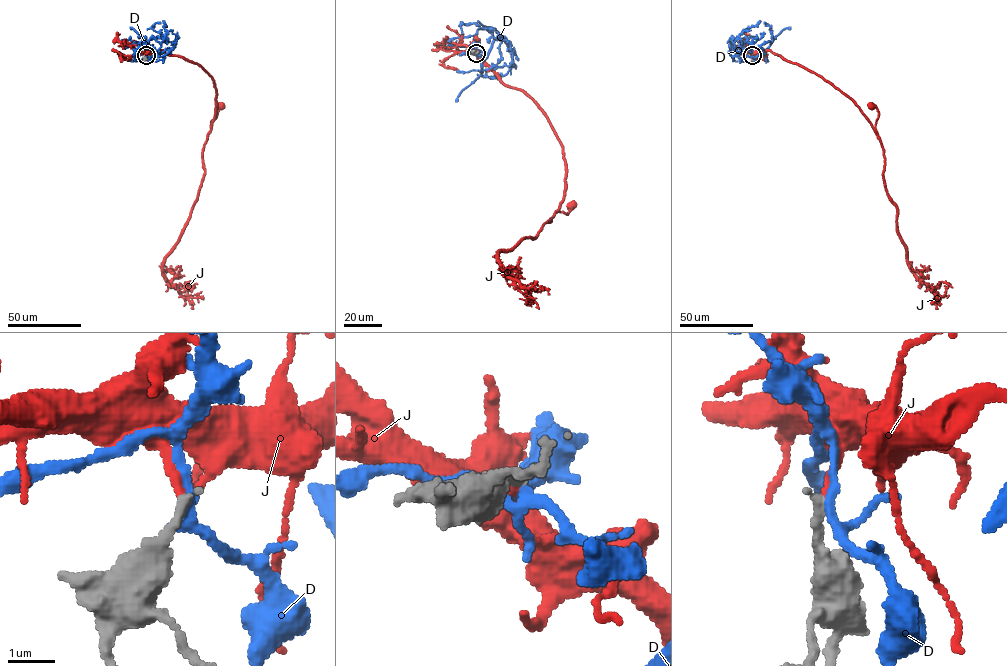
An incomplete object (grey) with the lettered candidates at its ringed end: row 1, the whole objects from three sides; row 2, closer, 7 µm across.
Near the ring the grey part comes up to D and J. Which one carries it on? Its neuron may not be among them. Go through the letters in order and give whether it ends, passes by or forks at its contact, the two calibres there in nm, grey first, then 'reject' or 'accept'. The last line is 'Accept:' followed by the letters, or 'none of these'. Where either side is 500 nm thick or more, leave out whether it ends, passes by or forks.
D: it forks; calibres 240 and 170 nm; reject
J: it ends; calibres 240 and 170 nm; accept
Accept: J

